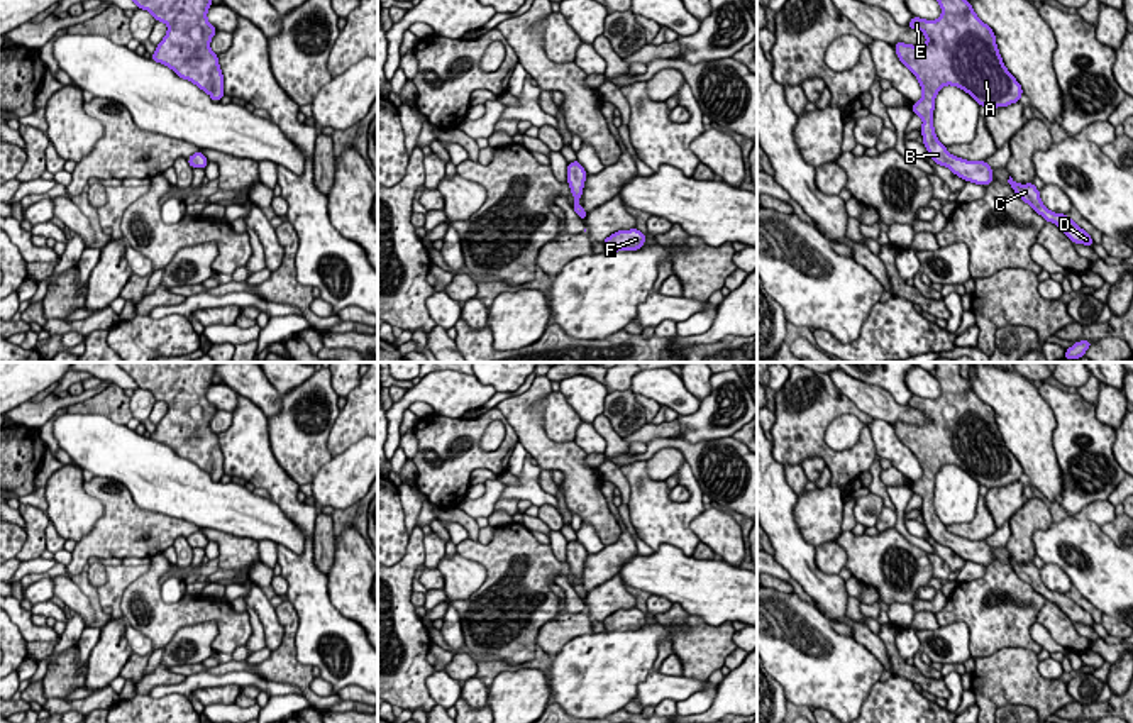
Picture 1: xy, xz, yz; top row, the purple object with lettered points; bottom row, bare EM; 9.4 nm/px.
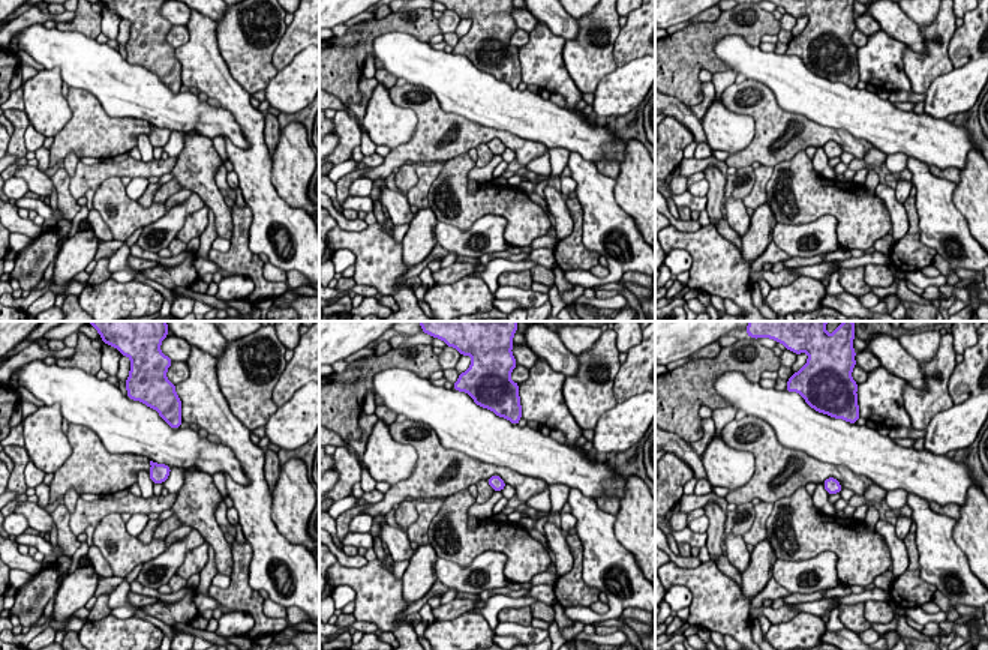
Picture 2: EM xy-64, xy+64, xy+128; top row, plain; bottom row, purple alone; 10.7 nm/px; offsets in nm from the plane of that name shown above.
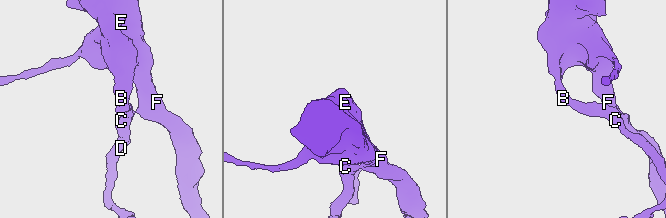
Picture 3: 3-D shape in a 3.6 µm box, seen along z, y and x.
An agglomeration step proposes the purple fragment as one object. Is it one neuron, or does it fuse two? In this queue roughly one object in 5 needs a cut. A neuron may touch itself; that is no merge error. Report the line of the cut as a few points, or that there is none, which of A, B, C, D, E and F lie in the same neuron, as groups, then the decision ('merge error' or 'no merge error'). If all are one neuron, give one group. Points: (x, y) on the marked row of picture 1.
no cut; A B C D E F; no merge error

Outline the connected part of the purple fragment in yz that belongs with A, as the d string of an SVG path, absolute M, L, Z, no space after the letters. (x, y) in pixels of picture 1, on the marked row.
M937 2L942 8L937 20L913 17L908 24L925 34L926 44L896 42L896 56L921 86L921 100L911 108L923 120L923 144L931 159L965 181L987 186L994 176L986 161L952 156L938 141L933 127L935 97L942 86L952 85L991 110L1020 102L1023 88L1004 66L992 29L977 17L970 2Z

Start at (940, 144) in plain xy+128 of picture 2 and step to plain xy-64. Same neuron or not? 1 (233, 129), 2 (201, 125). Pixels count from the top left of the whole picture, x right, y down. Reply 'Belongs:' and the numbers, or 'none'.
Belongs: 1, 2

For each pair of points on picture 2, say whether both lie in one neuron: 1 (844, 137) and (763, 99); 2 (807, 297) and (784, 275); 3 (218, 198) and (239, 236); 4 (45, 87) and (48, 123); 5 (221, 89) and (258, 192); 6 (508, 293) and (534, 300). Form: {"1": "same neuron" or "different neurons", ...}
{"1": "same neuron", "2": "different neurons", "3": "different neurons", "4": "same neuron", "5": "same neuron", "6": "same neuron"}

